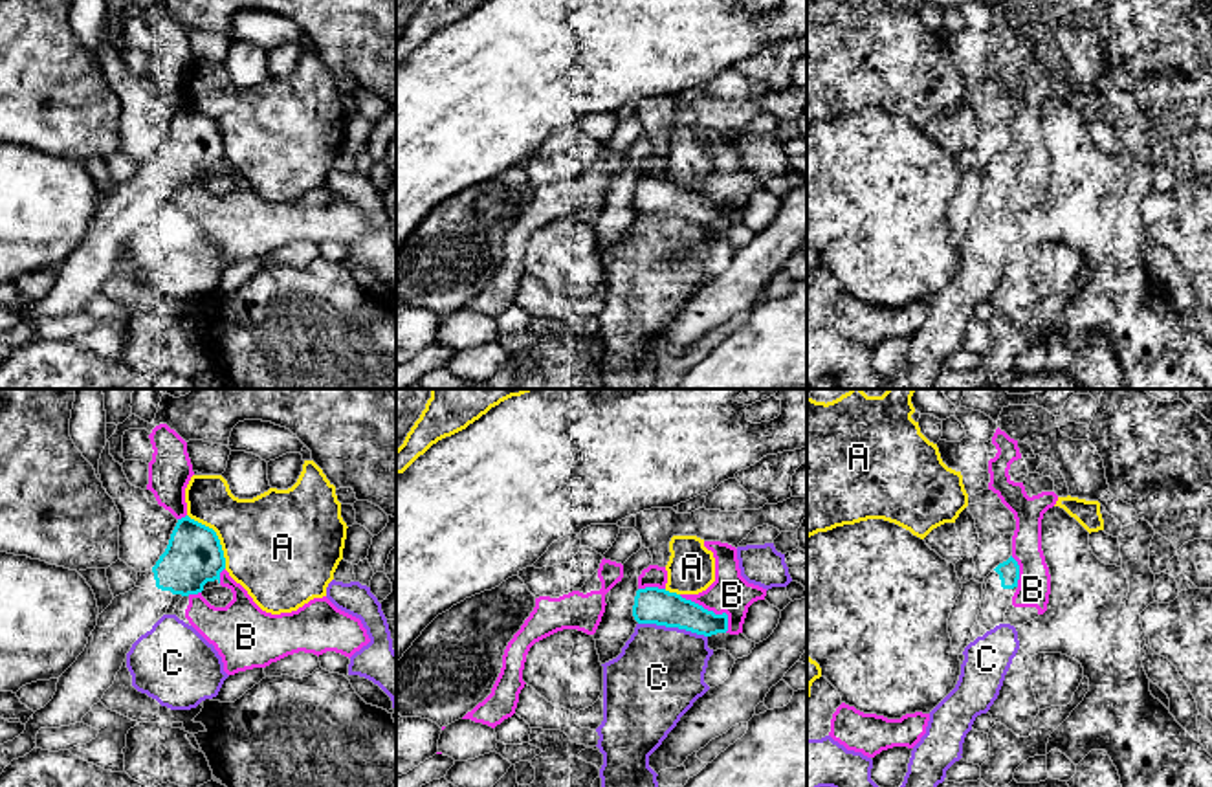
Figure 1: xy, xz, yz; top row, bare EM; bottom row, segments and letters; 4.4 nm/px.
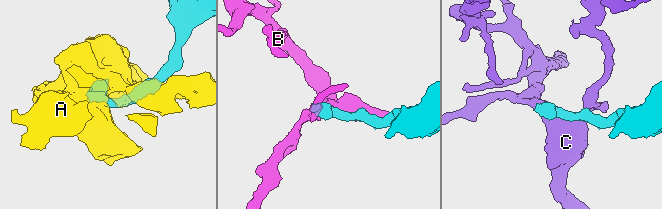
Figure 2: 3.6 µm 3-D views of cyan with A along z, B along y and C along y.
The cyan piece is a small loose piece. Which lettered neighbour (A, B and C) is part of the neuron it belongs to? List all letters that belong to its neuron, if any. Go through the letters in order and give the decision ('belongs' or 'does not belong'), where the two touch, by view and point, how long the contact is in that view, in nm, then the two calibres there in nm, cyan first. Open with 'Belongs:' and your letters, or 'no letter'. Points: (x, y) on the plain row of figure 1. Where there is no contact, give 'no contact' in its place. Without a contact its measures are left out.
Belongs: no letter
A: does not belong; contact xy (217, 125); length 300 nm; calibres 260 and 440 nm
B: does not belong; contact xz (710, 200); length 280 nm; calibres 160 and 180 nm
C: does not belong; contact xz (673, 215); length 320 nm; calibres 160 and 400 nm

